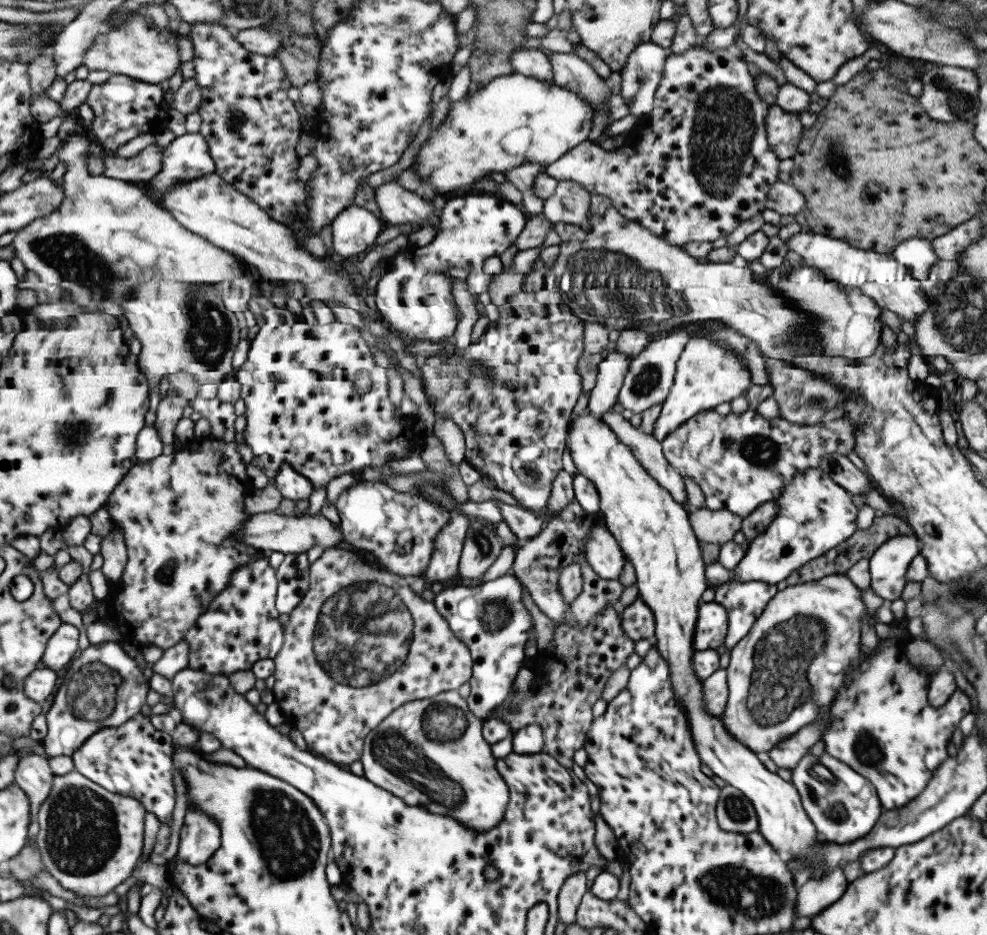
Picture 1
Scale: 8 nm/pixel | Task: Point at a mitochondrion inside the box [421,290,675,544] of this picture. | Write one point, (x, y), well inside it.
(647, 380)

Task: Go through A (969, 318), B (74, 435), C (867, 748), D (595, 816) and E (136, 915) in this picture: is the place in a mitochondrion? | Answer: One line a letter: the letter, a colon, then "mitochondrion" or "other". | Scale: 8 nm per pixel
A: mitochondrion
B: mitochondrion
C: mitochondrion
D: other
E: other

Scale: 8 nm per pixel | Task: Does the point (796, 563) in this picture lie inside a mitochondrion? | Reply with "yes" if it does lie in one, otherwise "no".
no

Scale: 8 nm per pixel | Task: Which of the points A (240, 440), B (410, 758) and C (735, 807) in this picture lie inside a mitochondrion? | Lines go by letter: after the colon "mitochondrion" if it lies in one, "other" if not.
A: other
B: mitochondrion
C: mitochondrion

